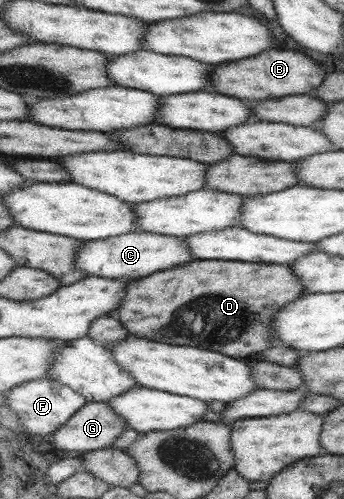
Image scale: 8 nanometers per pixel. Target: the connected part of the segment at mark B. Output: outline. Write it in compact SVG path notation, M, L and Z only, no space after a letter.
M266 49L256 57L248 57L239 61L214 65L210 84L218 94L232 96L247 102L276 99L292 95L306 95L308 90L320 87L324 80L324 72L306 56L292 52L291 49Z

